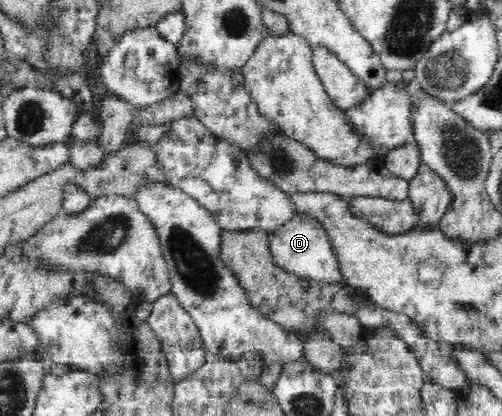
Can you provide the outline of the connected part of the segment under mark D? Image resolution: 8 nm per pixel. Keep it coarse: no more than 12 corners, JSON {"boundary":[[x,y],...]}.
{"boundary":[[303,214],[268,234],[272,260],[315,283],[343,283],[322,225]]}

